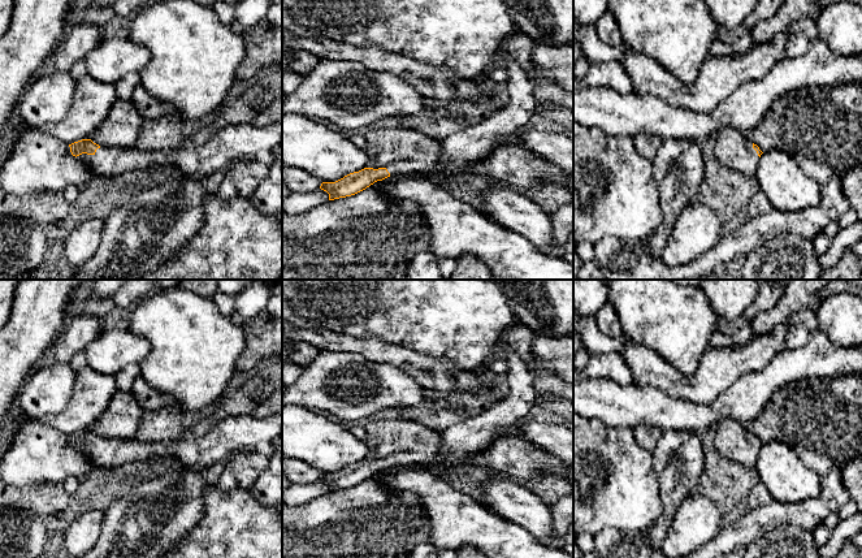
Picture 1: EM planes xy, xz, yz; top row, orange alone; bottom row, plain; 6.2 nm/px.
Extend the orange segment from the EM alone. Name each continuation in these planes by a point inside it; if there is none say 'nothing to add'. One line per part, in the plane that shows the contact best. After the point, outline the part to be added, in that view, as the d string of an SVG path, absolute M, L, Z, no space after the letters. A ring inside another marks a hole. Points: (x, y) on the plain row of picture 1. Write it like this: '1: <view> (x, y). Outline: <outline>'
1: xz (404, 444). Outline: M378 420L363 424L365 459L386 459L390 467L428 467L439 462L442 434L412 421Z

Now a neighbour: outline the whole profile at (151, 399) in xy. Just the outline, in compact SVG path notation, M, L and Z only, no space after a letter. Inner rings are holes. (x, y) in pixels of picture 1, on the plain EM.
M138 376L134 380L131 392L144 411L159 411L165 407L174 407L178 405L176 398L170 394L153 389L142 376Z

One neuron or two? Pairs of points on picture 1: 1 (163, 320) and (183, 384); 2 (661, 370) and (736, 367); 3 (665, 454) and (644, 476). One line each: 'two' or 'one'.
1: one
2: one
3: two

